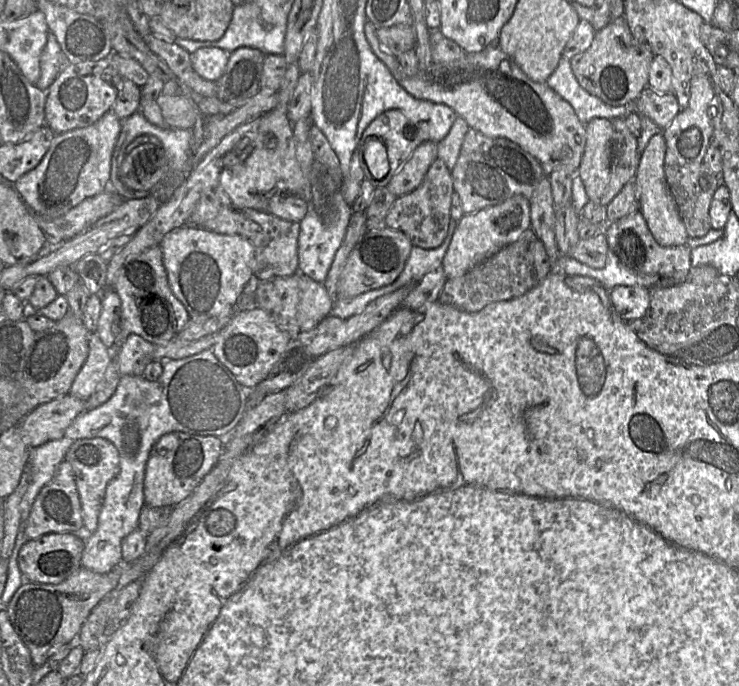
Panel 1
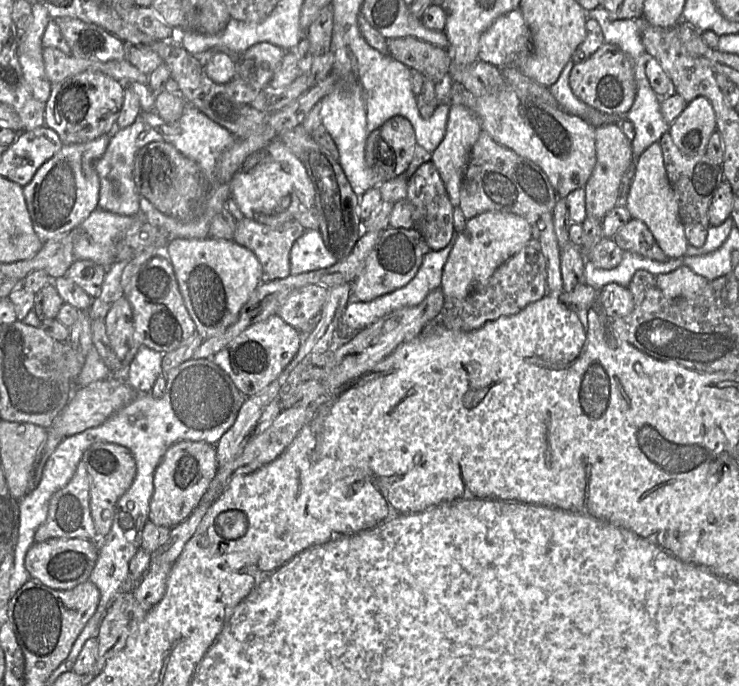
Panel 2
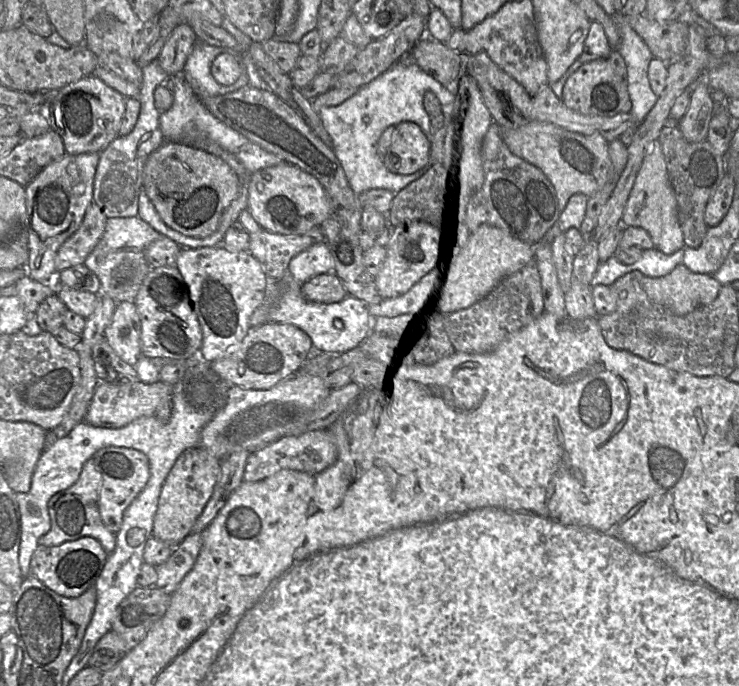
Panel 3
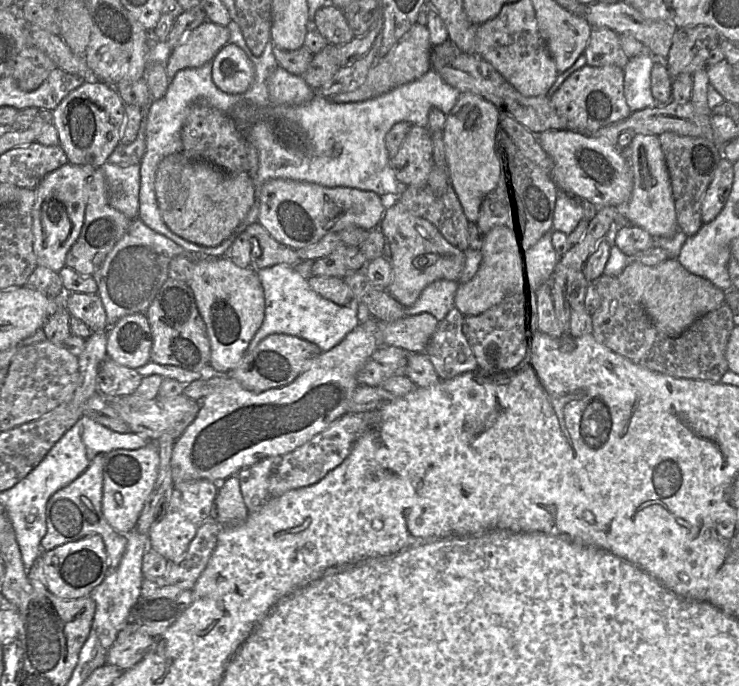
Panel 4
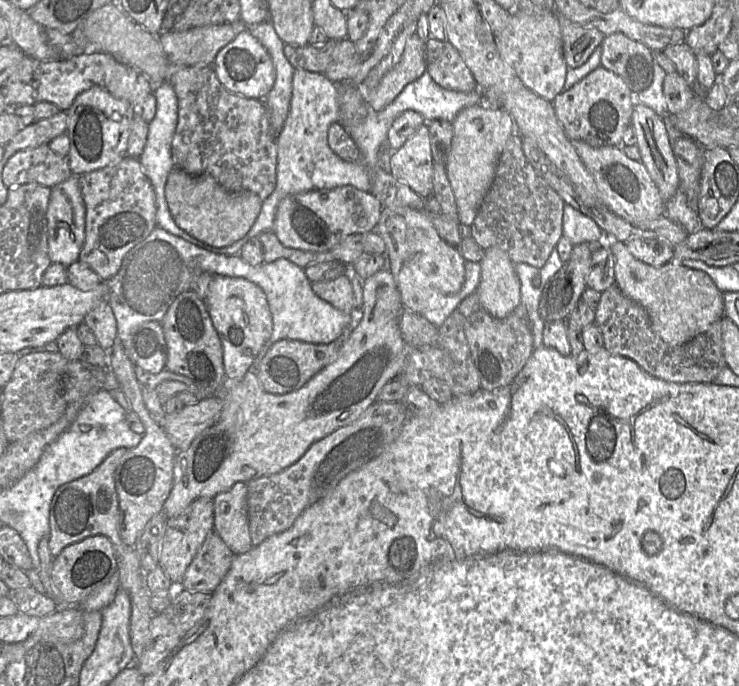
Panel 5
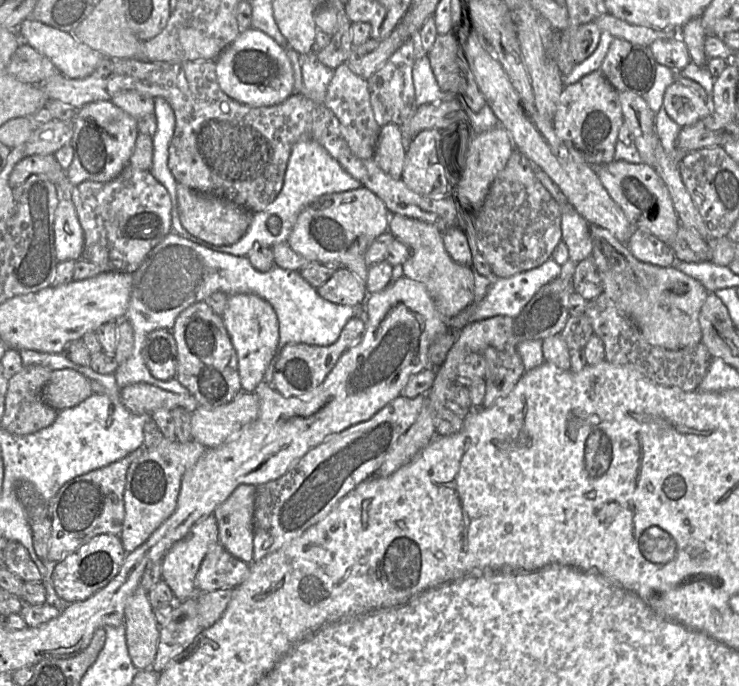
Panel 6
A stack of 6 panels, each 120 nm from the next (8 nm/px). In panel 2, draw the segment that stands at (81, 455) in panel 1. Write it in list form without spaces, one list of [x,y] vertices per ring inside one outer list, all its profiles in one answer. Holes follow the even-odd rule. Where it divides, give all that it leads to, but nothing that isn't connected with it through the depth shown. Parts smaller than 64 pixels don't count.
[[[94,443],[84,453],[81,459],[88,473],[90,492],[90,512],[95,531],[99,538],[104,538],[110,531],[116,505],[119,498],[132,485],[136,475],[136,462],[130,450],[112,443]]]

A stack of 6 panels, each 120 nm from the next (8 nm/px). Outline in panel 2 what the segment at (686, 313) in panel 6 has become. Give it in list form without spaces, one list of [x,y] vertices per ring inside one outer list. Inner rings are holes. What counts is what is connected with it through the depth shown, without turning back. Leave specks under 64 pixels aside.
[[[682,265],[674,271],[656,276],[656,283],[667,298],[693,298],[700,294],[708,280]]]

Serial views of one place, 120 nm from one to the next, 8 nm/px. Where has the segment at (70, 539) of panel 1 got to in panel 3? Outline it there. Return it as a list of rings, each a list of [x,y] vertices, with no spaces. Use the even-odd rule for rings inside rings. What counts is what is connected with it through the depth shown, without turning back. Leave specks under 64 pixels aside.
[[[82,537],[53,547],[38,546],[31,558],[30,571],[55,593],[74,598],[95,585],[108,555],[102,545],[92,537]]]

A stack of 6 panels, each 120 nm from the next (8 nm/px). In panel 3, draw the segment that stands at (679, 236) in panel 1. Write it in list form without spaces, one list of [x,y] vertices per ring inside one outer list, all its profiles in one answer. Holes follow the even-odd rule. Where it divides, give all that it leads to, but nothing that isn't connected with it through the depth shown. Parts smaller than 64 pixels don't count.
[[[658,140],[644,157],[637,173],[622,215],[625,227],[639,227],[646,230],[654,247],[666,255],[671,255],[685,246],[683,233],[677,214],[677,199],[670,183],[665,158]]]

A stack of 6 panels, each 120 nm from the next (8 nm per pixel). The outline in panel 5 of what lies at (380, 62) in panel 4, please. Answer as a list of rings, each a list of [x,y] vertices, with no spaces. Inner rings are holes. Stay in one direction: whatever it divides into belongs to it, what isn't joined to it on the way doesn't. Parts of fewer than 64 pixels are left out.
[[[416,34],[407,38],[399,63],[385,74],[371,99],[366,101],[368,108],[383,110],[406,85],[421,77],[426,71],[425,45]]]

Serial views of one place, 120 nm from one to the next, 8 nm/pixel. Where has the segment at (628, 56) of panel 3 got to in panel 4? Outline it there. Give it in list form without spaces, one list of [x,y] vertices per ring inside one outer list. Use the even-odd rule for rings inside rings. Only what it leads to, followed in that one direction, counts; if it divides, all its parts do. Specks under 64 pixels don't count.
[[[639,55],[630,58],[623,69],[624,95],[631,112],[659,106],[651,92],[650,75],[654,63],[651,55]]]

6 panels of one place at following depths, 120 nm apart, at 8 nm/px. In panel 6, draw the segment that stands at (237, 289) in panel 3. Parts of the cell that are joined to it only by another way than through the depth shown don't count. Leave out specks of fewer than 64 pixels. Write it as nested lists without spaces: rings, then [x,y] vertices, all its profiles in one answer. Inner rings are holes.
[[[254,294],[228,296],[221,316],[237,355],[238,372],[243,392],[254,393],[272,361],[279,343],[279,322],[273,307]]]

